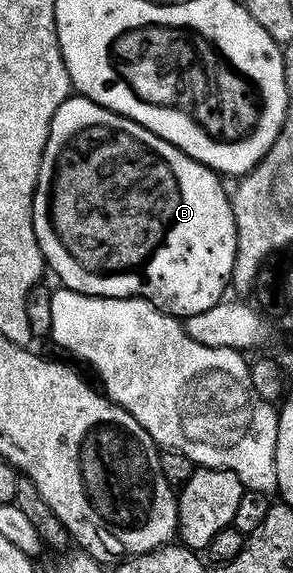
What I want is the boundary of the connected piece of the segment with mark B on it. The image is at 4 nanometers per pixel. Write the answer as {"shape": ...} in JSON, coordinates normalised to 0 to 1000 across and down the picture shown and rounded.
{"shape":[[[242,166],[201,187],[201,194],[188,194],[188,208],[174,208],[174,229],[160,236],[160,257],[147,264],[133,312],[113,342],[119,417],[147,438],[157,464],[208,489],[198,492],[218,503],[249,504],[263,511],[294,511],[314,518],[481,518],[536,534],[549,545],[628,557],[679,543],[706,543],[706,536],[744,532],[788,497],[809,436],[809,405],[795,353],[775,330],[768,337],[754,316],[758,311],[724,295],[652,277],[625,264],[611,264],[611,257],[570,250],[543,236],[502,229],[502,222],[461,215],[440,204],[358,190],[311,173]]]}

